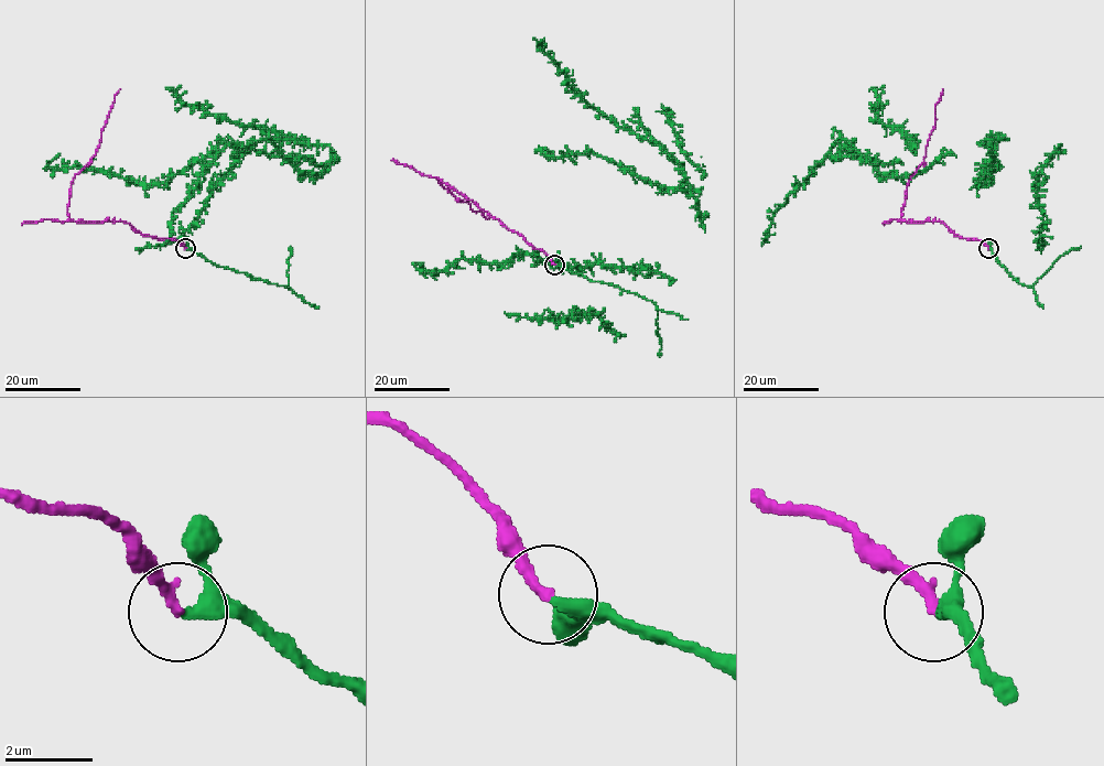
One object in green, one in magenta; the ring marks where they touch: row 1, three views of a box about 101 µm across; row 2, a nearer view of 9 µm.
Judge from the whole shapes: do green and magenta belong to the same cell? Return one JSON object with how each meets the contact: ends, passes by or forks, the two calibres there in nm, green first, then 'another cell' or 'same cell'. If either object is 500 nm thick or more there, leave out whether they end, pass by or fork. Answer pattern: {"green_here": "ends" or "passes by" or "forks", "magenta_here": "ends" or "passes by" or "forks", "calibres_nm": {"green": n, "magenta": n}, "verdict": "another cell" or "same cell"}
{"green_here": "passes by", "magenta_here": "ends", "calibres_nm": {"green": 240, "magenta": 240}, "verdict": "same cell"}

